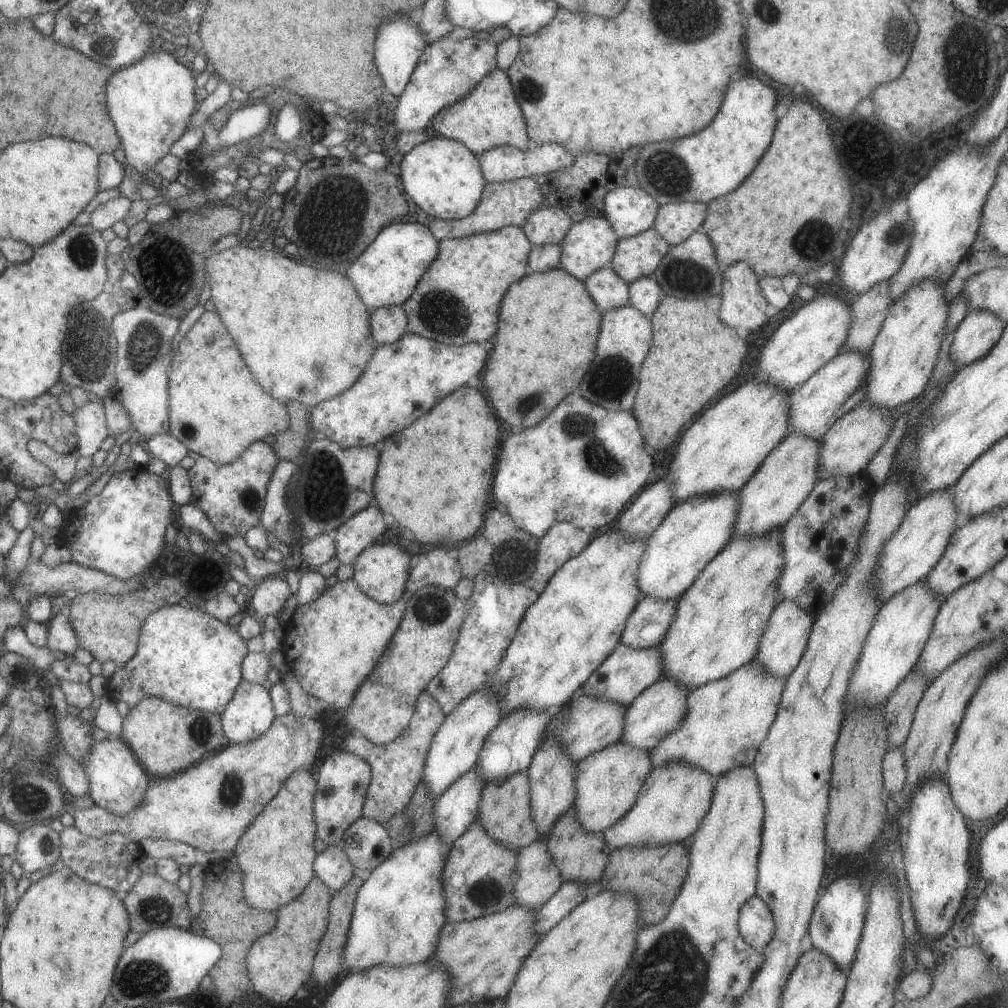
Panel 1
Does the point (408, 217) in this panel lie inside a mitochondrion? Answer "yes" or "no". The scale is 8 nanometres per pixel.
no

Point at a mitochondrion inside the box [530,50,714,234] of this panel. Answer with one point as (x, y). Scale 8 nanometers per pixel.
(665, 170)

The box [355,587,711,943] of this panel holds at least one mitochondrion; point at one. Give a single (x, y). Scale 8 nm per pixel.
(489, 892)

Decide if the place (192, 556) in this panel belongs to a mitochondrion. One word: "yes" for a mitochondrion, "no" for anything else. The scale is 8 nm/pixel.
no

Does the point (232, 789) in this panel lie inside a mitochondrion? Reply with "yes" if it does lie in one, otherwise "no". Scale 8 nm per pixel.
yes

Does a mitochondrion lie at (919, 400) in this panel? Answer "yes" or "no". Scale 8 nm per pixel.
no

